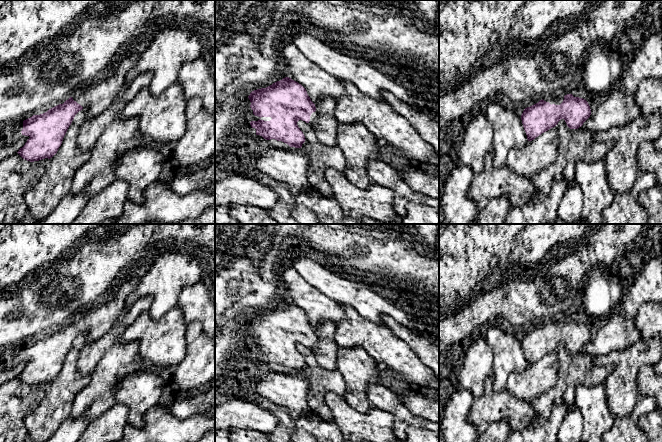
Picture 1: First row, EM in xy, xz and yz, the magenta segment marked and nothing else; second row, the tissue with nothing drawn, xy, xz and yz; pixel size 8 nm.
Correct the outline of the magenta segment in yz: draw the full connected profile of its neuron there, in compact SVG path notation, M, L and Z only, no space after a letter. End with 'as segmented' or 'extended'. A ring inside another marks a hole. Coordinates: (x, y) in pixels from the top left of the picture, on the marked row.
M572 94L544 96L538 103L524 109L521 120L528 141L555 127L564 119L570 129L578 129L590 117L588 102Z | extended

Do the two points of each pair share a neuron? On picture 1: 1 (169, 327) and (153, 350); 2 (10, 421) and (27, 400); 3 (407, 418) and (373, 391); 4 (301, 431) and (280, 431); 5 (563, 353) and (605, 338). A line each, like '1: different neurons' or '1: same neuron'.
1: same neuron
2: same neuron
3: same neuron
4: different neurons
5: different neurons

